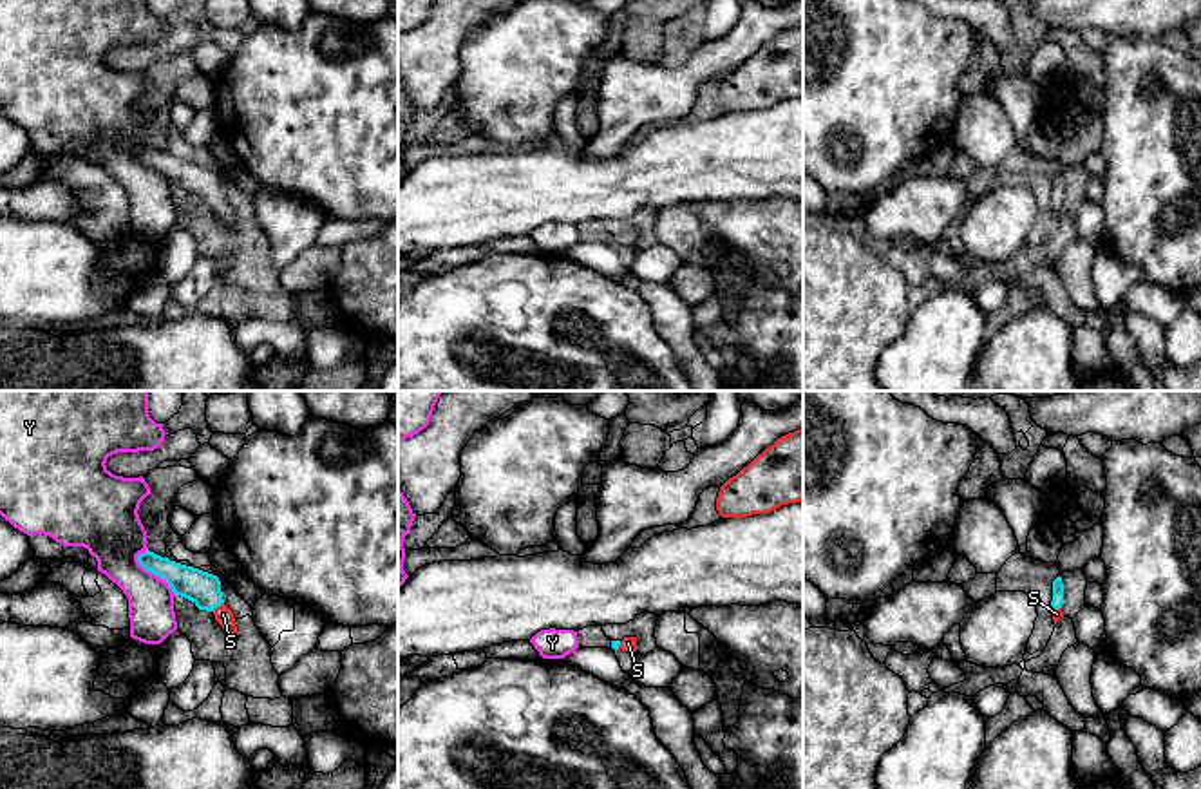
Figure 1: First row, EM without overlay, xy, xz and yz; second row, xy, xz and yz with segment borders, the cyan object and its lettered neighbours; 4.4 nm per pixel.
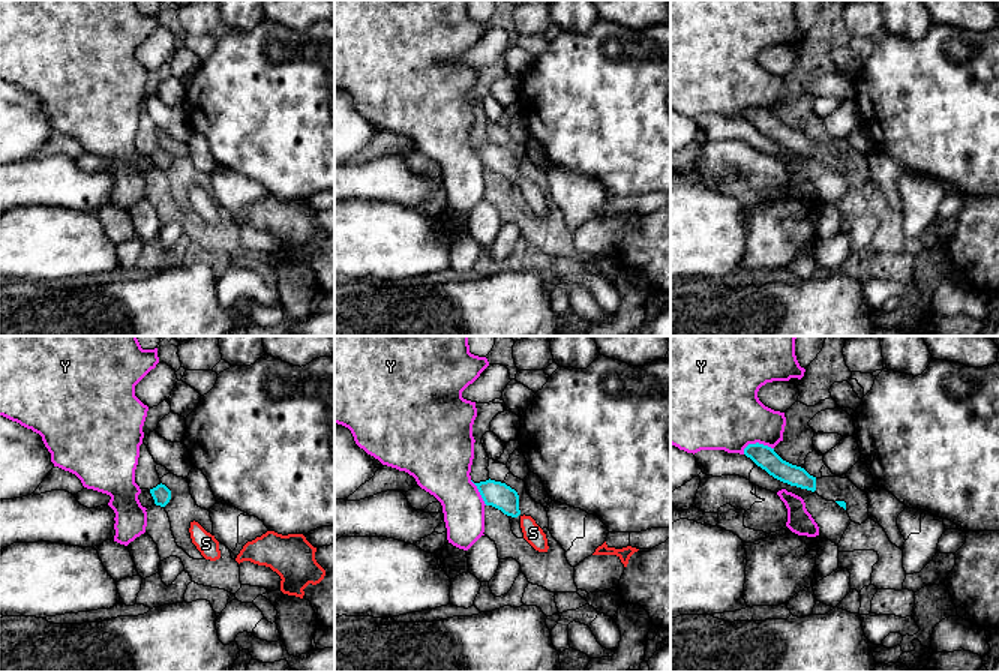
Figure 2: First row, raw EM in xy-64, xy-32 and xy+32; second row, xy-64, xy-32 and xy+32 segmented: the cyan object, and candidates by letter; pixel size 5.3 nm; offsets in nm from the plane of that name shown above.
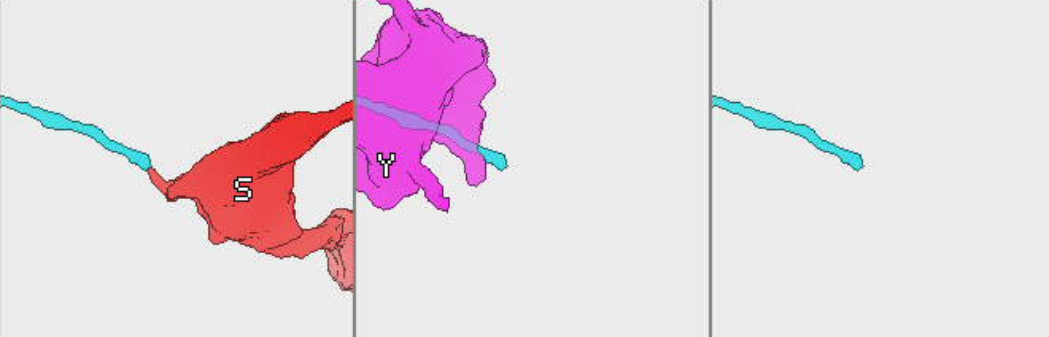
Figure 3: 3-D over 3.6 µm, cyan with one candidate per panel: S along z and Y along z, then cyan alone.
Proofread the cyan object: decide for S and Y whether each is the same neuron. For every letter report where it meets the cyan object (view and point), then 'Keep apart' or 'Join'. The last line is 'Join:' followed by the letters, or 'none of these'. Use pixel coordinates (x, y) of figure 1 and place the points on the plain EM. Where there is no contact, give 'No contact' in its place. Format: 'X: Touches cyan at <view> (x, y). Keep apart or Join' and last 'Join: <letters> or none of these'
S: Touches cyan at xy (217, 199). Join
Y: Touches cyan at xy (154, 167). Keep apart
Join: S

